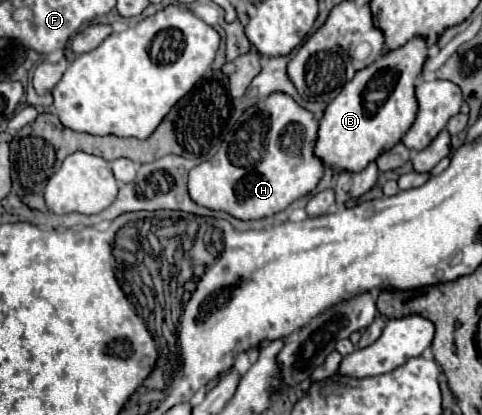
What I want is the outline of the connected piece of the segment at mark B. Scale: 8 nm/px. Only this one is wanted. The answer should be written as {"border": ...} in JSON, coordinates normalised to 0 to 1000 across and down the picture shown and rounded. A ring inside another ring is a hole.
{"border":[[[863,89],[822,123],[797,123],[797,133],[780,142],[768,161],[739,176],[739,186],[722,195],[722,205],[714,205],[705,229],[676,258],[664,287],[660,340],[651,354],[656,378],[664,378],[672,398],[685,398],[693,417],[710,417],[710,412],[734,417],[734,412],[755,407],[763,393],[780,388],[788,369],[801,369],[805,359],[813,359],[822,340],[834,340],[834,330],[842,325],[842,316],[863,287],[867,253],[863,253],[863,229],[859,229],[859,200],[876,171],[880,147],[884,147],[884,104],[880,94]]]}

